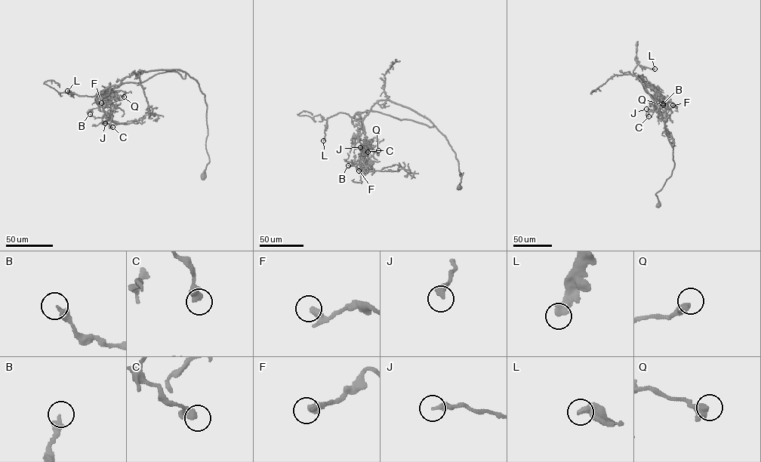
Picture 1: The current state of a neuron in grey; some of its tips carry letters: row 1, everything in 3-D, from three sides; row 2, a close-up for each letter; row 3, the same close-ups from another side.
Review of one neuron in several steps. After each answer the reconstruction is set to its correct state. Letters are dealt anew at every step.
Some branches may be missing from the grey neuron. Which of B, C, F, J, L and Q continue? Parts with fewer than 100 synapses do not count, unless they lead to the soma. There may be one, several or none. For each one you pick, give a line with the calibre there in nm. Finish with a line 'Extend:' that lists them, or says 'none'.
L: 380 nm
Extend: L

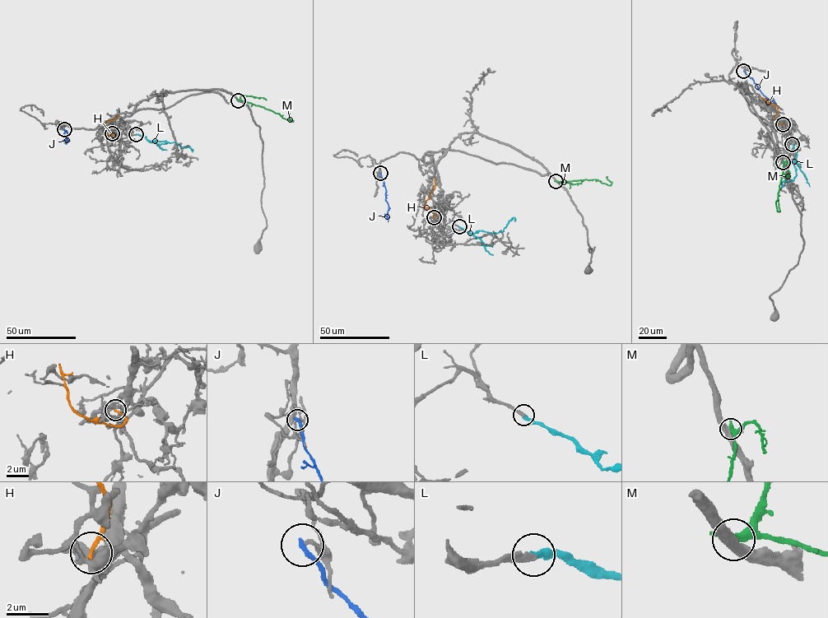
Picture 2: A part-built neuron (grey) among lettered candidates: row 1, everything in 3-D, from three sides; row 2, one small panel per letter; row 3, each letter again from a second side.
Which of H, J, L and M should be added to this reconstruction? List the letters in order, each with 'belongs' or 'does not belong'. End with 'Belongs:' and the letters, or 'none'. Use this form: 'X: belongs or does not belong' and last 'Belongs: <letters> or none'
H: does not belong
J: does not belong
L: belongs
M: does not belong
Belongs: L

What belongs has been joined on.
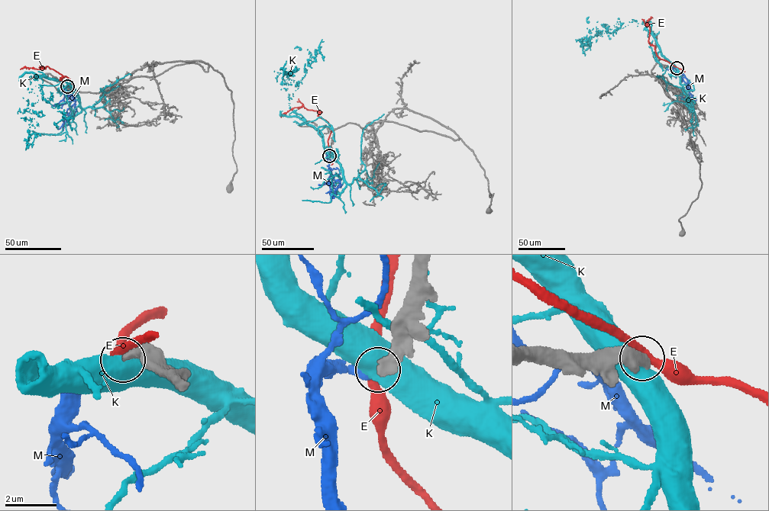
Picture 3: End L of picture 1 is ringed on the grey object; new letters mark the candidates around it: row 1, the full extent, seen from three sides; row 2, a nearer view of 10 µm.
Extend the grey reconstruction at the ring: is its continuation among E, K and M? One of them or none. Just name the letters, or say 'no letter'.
M

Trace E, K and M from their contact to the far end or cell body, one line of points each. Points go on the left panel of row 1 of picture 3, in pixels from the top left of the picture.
E: (67, 86), (72, 84), (70, 79), (65, 76), (60, 79), (63, 76), (48, 66), (20, 69)
K: (67, 86), (30, 76), (43, 94), (32, 110), (37, 113), (27, 142), (31, 138)
M: (67, 86), (64, 91), (73, 97), (75, 110), (68, 120), (62, 120), (69, 120)

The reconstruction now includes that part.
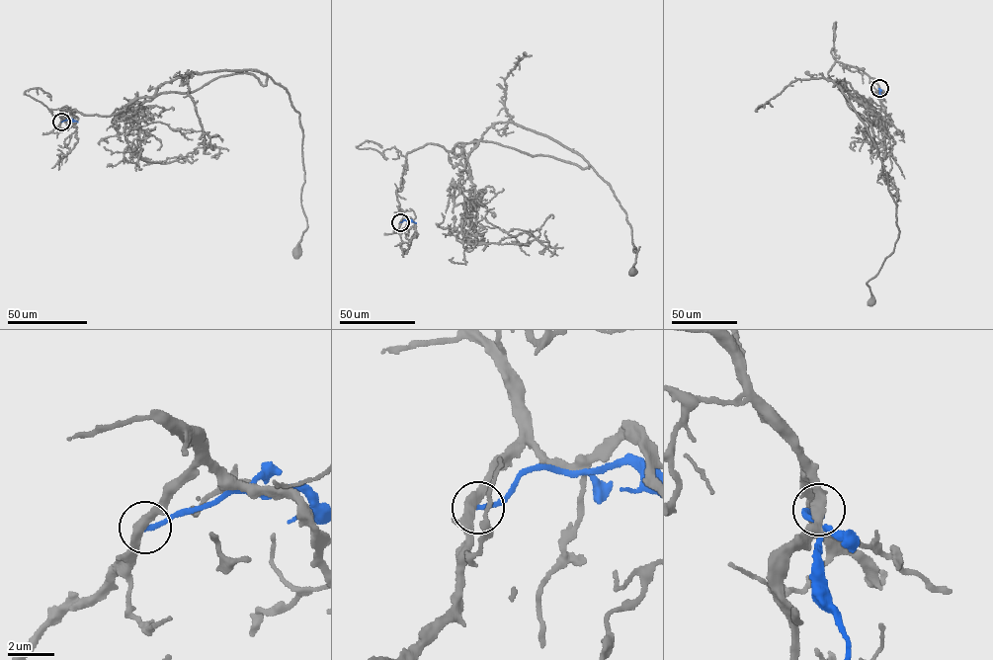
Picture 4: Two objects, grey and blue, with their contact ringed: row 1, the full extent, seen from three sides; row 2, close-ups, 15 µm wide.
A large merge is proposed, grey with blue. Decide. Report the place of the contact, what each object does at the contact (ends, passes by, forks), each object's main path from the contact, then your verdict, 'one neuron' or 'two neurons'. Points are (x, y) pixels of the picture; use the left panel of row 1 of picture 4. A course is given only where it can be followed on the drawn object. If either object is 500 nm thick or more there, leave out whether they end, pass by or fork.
at (61, 122); grey passes by; blue ends there; grey runs (61, 122), (65, 106), (110, 116), (219, 76), (269, 77), (299, 114), (307, 227), (297, 252); blue runs (61, 122), (72, 119), (78, 122); two neurons

